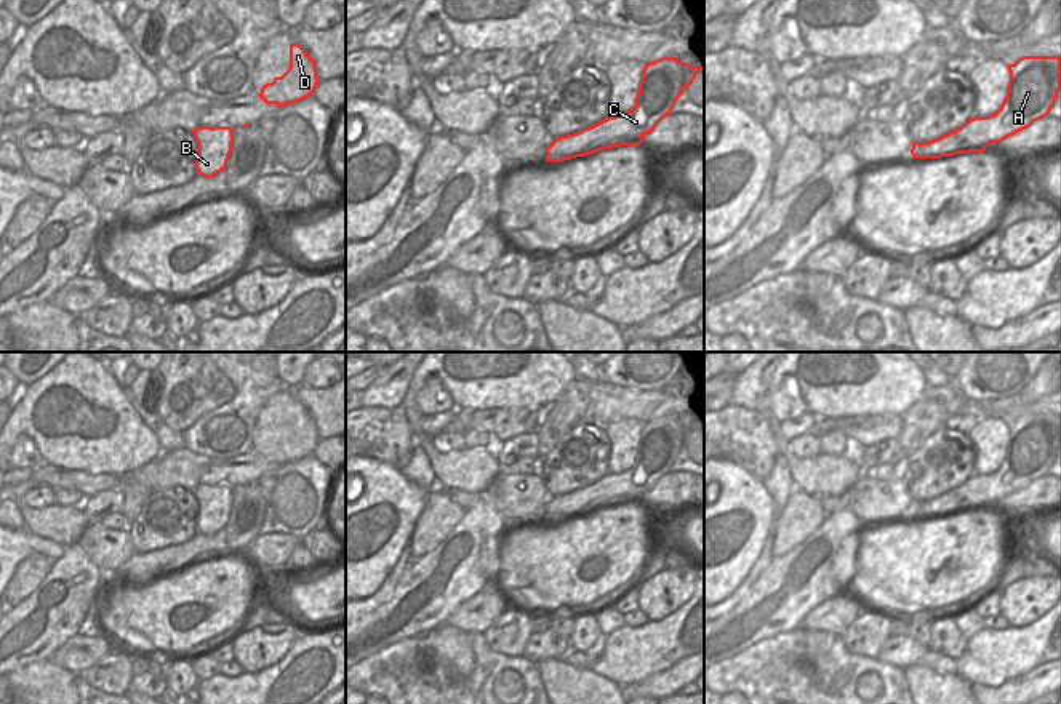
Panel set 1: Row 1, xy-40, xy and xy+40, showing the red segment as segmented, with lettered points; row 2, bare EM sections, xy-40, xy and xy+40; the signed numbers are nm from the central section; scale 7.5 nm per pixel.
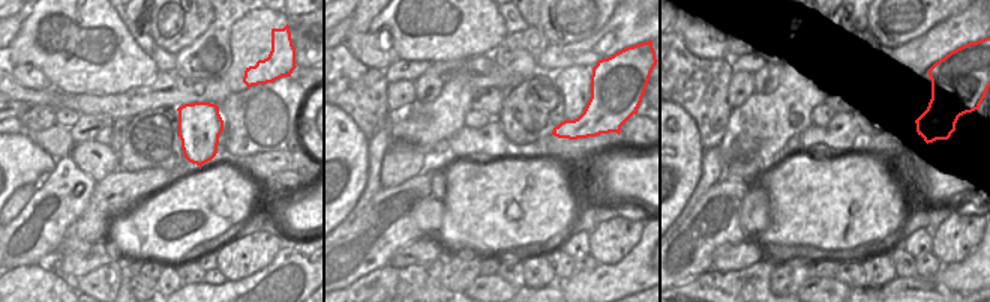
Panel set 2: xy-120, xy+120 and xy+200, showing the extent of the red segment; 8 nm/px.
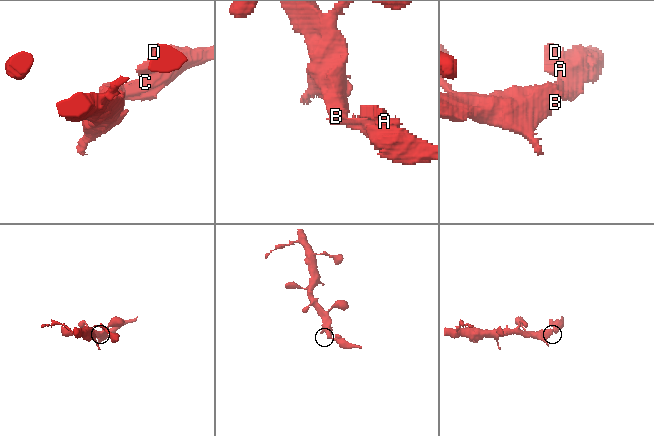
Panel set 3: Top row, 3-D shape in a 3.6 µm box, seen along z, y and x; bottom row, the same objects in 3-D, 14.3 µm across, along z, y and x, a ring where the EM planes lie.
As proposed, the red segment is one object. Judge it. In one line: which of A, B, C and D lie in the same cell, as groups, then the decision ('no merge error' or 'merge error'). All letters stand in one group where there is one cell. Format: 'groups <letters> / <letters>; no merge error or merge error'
groups A C D / B; merge error

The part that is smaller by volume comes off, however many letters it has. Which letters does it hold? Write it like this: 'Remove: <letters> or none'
Remove: A, C, D

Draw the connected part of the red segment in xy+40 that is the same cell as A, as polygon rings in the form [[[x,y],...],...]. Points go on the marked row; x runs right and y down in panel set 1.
[[[1023,56],[1008,64],[1010,82],[1000,109],[987,117],[973,117],[960,128],[928,142],[914,142],[914,158],[941,158],[984,152],[991,142],[1029,128],[1047,117],[1061,90],[1061,56]]]

